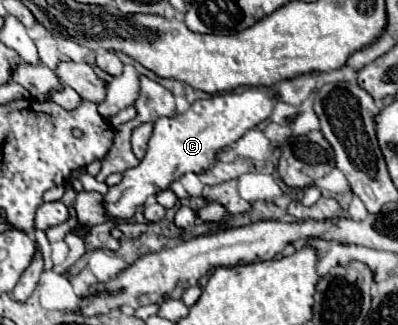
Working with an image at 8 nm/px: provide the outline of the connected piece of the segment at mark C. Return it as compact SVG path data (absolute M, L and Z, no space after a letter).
M251 87L237 93L197 99L187 113L179 113L175 117L161 117L155 123L145 159L137 167L125 171L123 181L107 191L105 207L109 217L129 219L133 217L135 209L147 201L147 197L167 189L171 181L177 181L189 171L207 171L213 165L215 155L225 145L237 141L245 131L265 121L273 113L275 103L277 97L271 93L271 87Z

